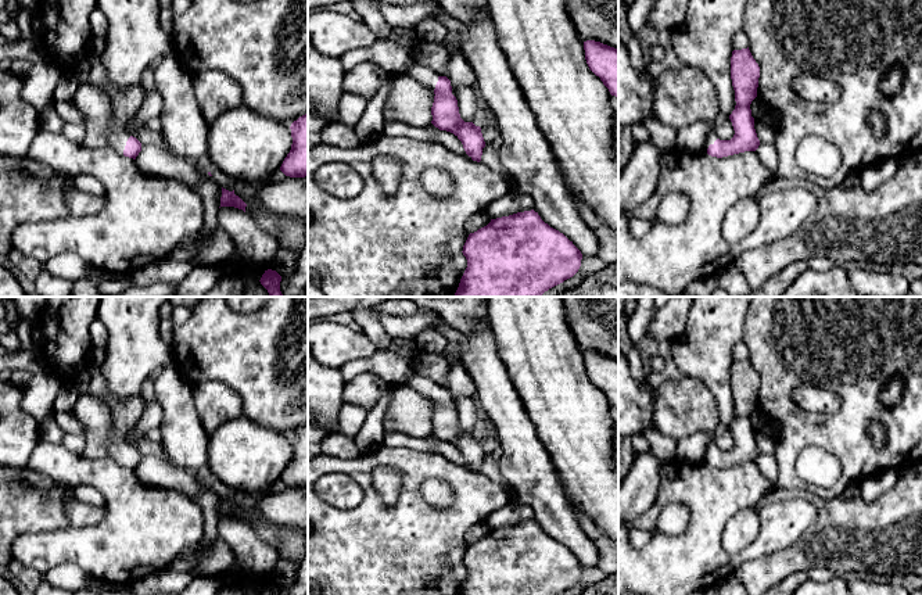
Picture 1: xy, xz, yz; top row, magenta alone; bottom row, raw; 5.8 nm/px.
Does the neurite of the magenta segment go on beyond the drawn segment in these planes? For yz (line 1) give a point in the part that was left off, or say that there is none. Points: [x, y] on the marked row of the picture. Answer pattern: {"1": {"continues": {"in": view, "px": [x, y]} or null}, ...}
{"1": {"continues": {"in": "yz", "px": [711, 138]}}}

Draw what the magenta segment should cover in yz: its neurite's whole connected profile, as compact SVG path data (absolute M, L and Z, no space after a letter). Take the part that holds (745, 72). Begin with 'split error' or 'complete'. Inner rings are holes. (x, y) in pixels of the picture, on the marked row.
split error; M749 47L733 50L731 57L731 79L735 90L735 110L729 115L735 135L731 140L720 140L715 130L707 136L703 150L717 158L756 151L760 146L754 129L750 104L757 97L760 67Z

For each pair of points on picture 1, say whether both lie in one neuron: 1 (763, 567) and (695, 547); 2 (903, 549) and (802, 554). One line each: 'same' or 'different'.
1: different
2: same

